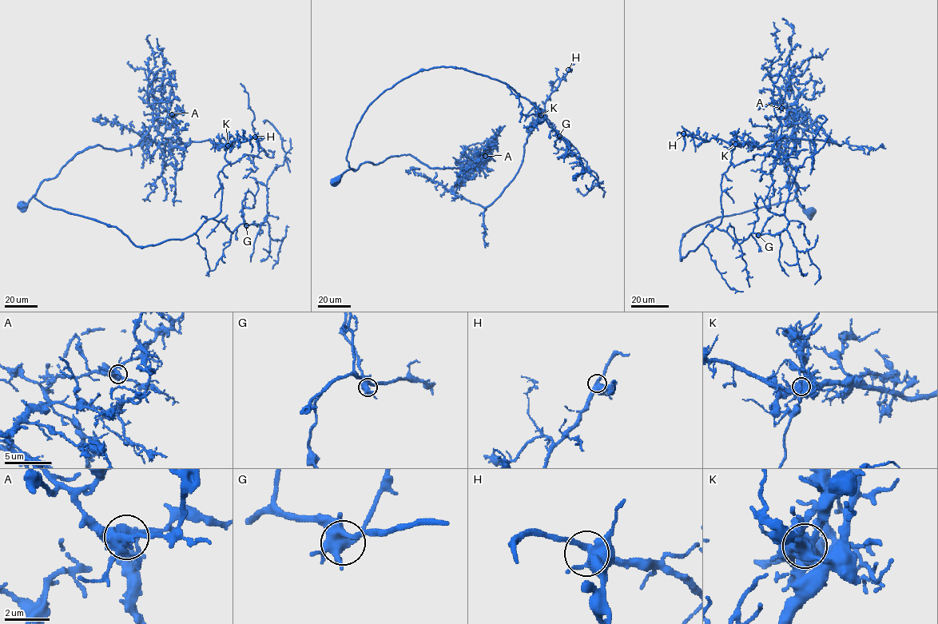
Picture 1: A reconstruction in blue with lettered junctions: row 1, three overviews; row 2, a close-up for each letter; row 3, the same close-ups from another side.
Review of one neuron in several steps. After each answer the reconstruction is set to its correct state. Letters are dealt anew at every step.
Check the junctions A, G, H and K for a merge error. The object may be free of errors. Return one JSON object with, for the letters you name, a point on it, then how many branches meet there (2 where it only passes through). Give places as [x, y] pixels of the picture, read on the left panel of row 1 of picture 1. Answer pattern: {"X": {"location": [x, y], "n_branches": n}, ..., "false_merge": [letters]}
{"K": {"location": [228, 145], "n_branches": 6}, "false_merge": ["K"]}

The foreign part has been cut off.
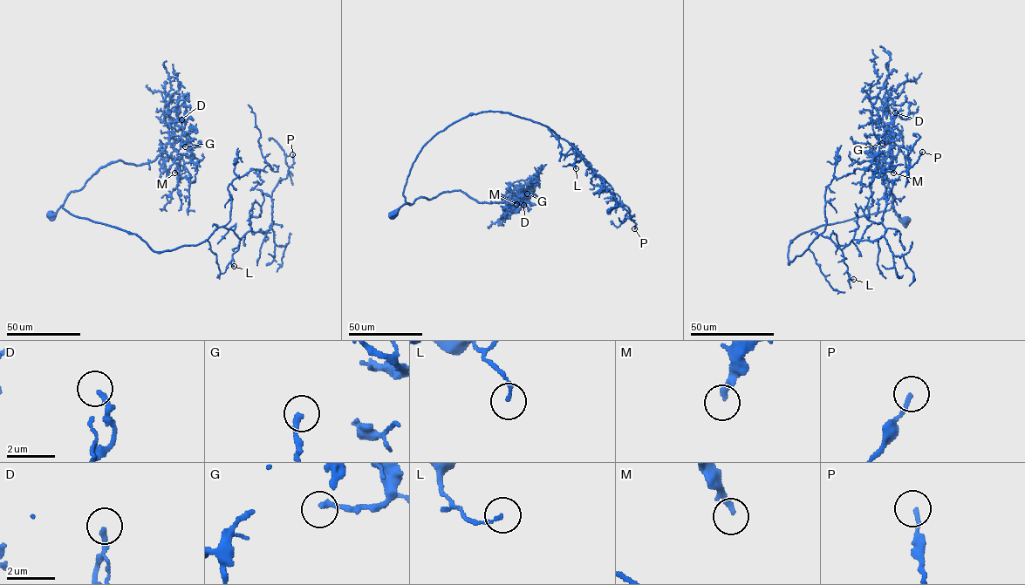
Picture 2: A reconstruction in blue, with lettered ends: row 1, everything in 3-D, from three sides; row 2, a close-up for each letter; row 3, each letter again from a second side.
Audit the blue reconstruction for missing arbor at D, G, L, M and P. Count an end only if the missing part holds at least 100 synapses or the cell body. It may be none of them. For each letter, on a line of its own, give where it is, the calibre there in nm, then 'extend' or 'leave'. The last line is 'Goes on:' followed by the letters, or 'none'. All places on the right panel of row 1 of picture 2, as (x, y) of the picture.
D: place (895, 112); calibre 220 nm; leave
G: place (882, 143); calibre 220 nm; leave
L: place (853, 279); calibre 120 nm; leave
M: place (893, 173); calibre 240 nm; extend
P: place (922, 152); calibre 160 nm; leave
Goes on: M

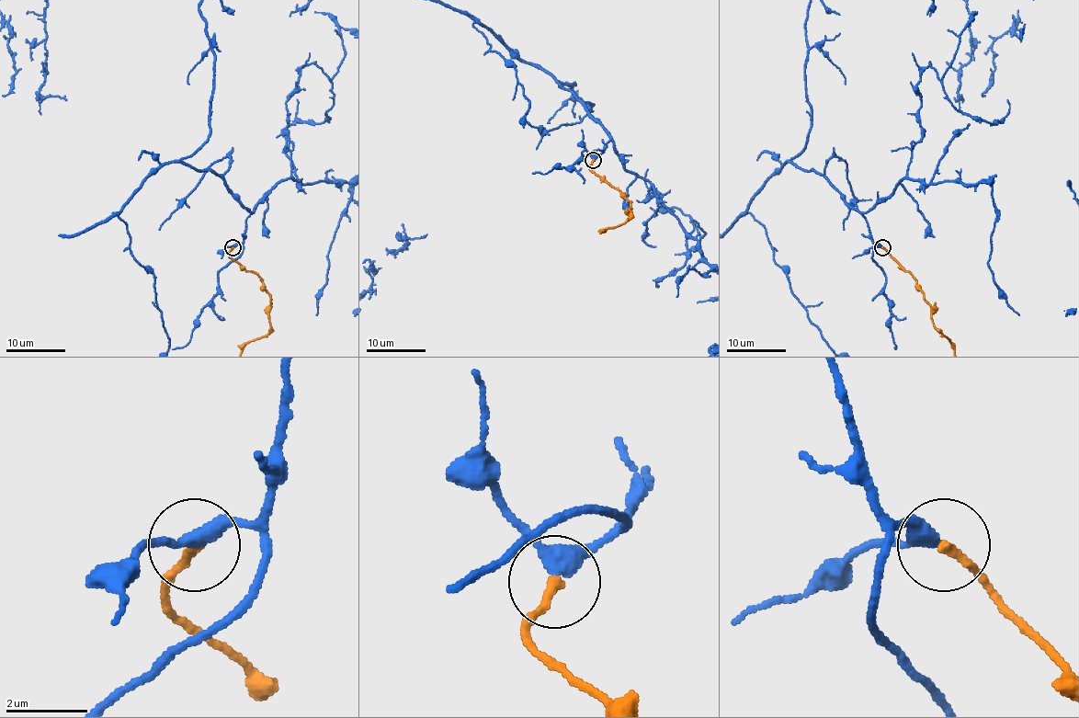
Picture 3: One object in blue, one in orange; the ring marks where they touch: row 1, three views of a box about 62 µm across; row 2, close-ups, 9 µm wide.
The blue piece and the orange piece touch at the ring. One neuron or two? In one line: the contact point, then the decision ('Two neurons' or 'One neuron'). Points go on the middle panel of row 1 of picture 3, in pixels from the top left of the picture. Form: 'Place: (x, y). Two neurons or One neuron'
Place: (593, 160). One neuron

